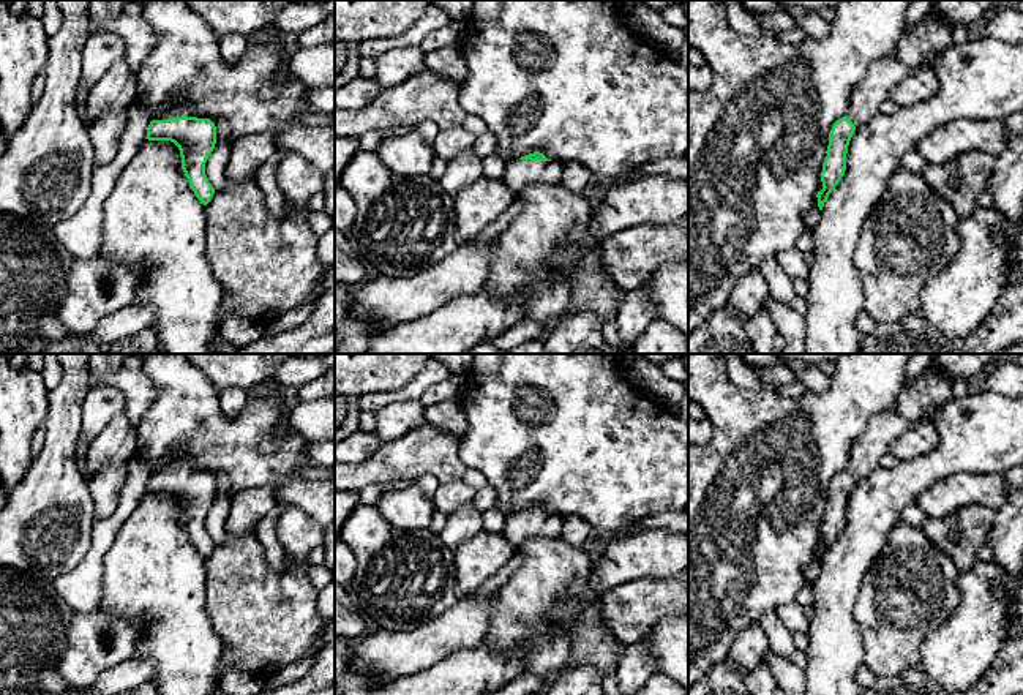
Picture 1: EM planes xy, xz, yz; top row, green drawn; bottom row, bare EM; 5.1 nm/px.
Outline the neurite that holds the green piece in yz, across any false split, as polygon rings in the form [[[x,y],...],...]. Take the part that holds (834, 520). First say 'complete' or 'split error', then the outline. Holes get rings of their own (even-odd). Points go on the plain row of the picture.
split error; [[[894,408],[870,419],[852,445],[848,468],[837,474],[829,486],[827,510],[821,526],[823,543],[816,548],[819,564],[845,529],[848,499],[854,485],[879,468],[881,456],[890,452],[894,441],[914,425],[914,420],[903,417]]]

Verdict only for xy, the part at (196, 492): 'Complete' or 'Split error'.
Split error

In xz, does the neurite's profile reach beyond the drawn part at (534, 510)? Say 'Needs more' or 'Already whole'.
Needs more

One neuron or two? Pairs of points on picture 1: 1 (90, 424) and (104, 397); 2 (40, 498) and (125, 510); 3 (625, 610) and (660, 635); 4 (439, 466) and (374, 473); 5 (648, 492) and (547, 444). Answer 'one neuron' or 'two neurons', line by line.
1: one neuron
2: two neurons
3: two neurons
4: one neuron
5: one neuron

